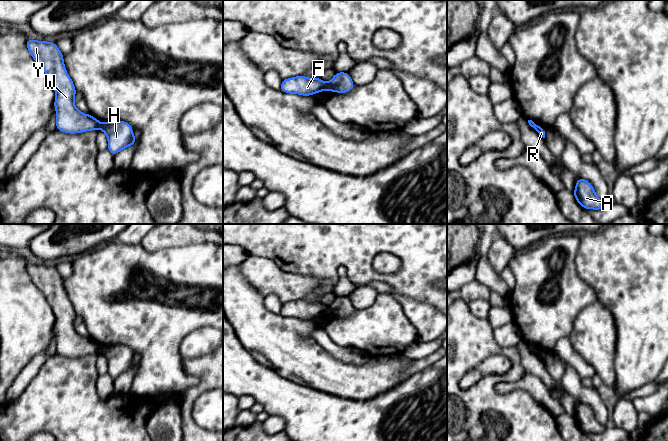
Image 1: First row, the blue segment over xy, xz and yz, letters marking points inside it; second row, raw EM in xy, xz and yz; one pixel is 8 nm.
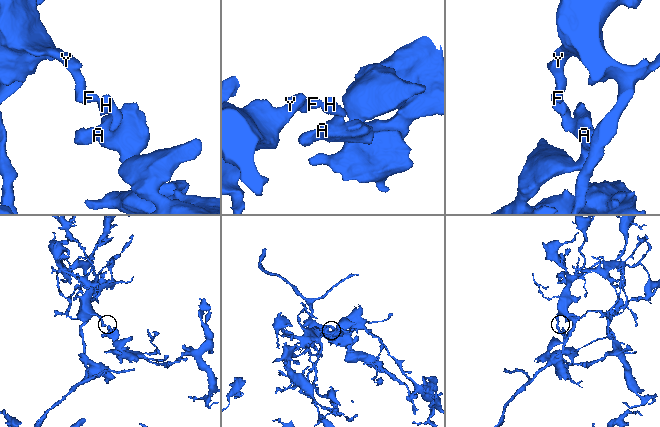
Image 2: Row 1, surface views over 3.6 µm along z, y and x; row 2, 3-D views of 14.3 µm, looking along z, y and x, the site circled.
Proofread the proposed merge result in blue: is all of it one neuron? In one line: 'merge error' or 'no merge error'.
merge error

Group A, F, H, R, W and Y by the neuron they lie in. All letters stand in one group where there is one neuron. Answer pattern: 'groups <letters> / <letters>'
groups A H R / F W Y

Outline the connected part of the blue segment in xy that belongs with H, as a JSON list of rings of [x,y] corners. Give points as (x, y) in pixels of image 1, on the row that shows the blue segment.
[[[125,121],[101,123],[100,129],[106,134],[107,150],[113,155],[137,142],[133,135],[133,127]]]

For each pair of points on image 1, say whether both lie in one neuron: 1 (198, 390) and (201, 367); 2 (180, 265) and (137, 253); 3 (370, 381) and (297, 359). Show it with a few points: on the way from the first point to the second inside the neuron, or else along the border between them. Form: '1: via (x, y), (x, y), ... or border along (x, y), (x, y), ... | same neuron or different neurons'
1: via (203, 384), (203, 373) | same neuron
2: via (169, 265), (148, 264) | same neuron
3: via (352, 381), (333, 377), (315, 368) | same neuron

